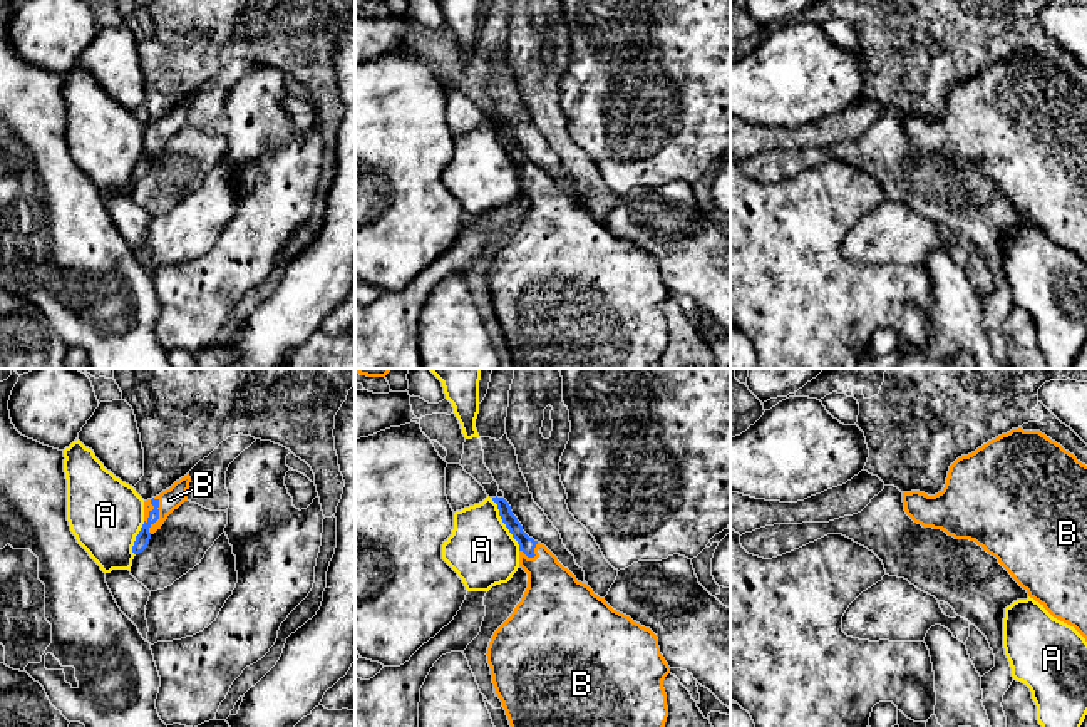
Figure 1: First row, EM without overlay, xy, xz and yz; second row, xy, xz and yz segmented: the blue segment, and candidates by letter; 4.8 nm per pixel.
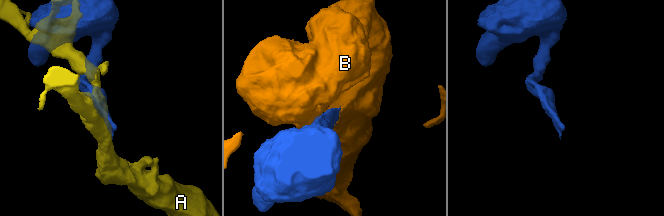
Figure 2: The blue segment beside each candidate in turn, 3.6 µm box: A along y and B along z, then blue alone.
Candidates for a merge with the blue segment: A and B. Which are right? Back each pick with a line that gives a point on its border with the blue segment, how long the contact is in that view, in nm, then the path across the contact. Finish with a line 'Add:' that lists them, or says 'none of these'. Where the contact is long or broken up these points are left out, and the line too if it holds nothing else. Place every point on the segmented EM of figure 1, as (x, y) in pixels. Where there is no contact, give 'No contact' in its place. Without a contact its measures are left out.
B: Touches blue at xy (158, 516). Shared border 180 nm. Path across: xy (143, 538), (158, 516), (170, 500)
Add: B

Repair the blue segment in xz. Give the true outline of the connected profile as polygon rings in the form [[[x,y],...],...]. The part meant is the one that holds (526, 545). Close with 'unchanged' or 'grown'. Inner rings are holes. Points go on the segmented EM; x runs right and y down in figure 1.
[[[492,498],[519,544],[528,588],[487,647],[492,683],[511,727],[665,727],[663,680],[670,667],[658,638],[578,581],[541,543],[529,538],[504,498]]] | grown

